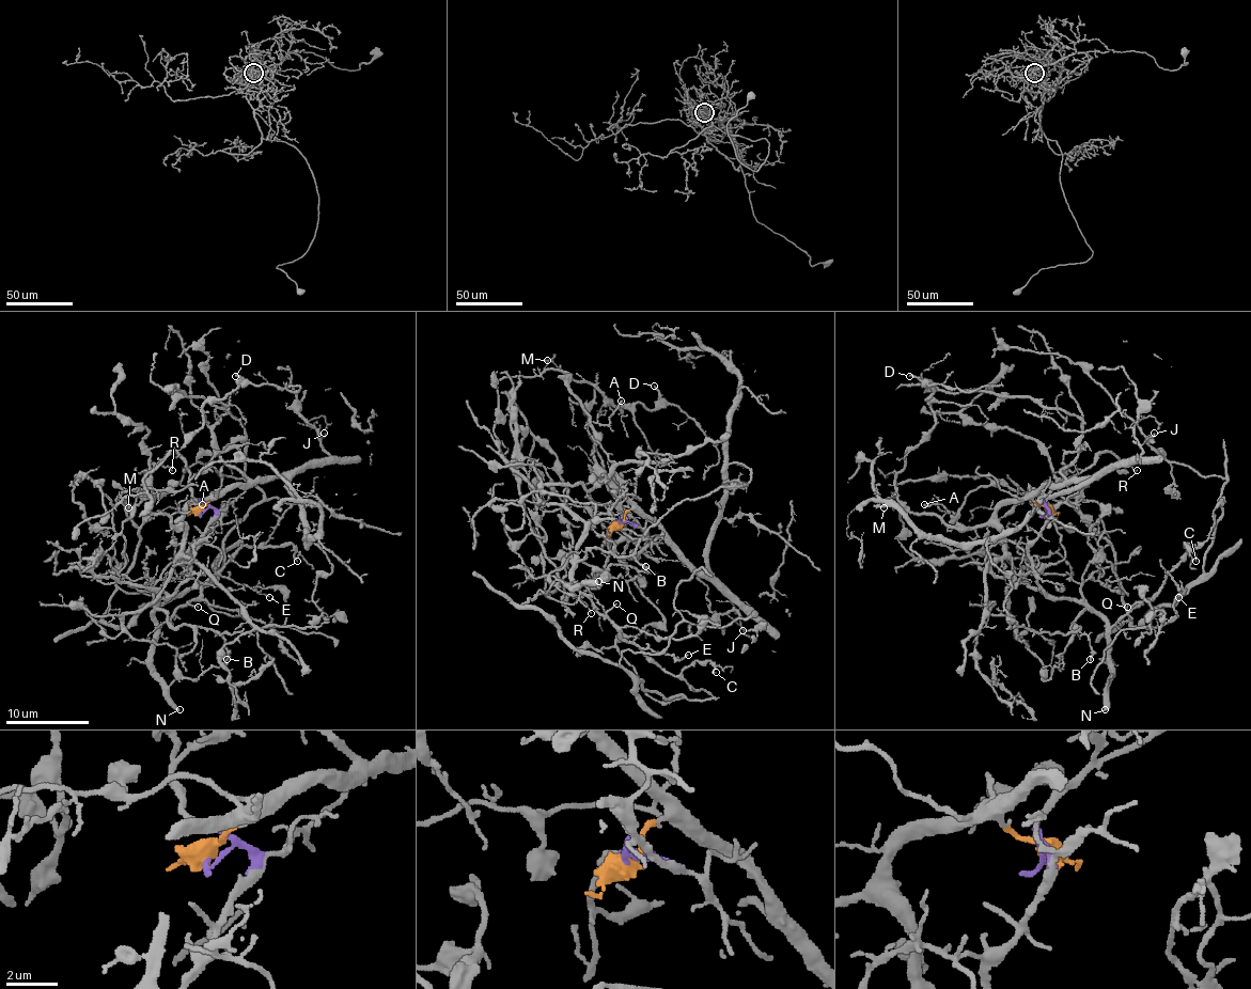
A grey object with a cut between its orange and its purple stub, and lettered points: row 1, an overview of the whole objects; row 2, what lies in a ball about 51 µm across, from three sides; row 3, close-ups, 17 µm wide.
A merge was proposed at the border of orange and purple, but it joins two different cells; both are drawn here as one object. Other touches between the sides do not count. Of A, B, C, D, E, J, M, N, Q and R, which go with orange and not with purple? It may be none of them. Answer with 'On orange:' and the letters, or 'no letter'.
On orange: A, D, J, M

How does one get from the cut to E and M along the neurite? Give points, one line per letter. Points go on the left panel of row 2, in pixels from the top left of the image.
E: (201, 512), (210, 507), (213, 522), (190, 577), (155, 606), (155, 618), (162, 625), (215, 575), (269, 597)
M: (201, 512), (213, 497), (194, 499), (175, 529), (165, 514), (153, 514), (146, 492), (129, 495), (127, 507)

